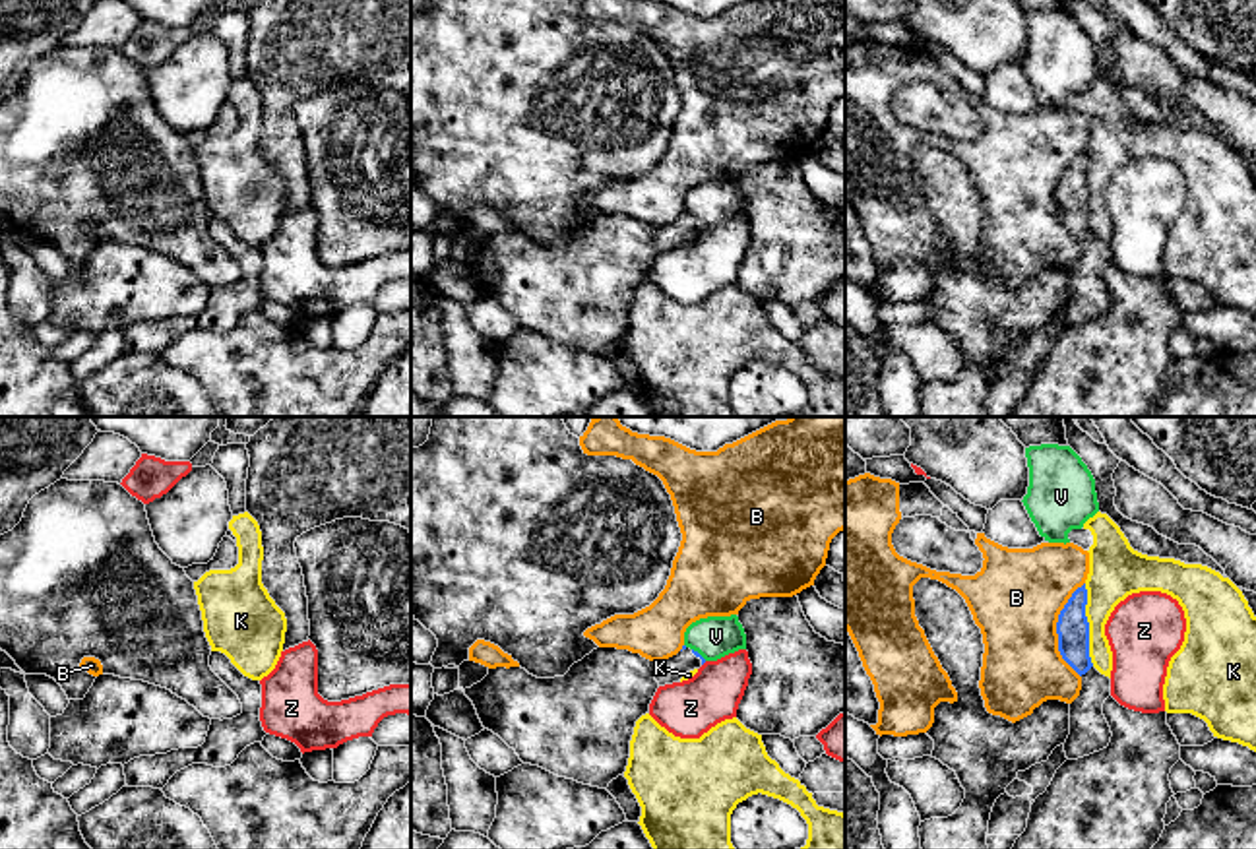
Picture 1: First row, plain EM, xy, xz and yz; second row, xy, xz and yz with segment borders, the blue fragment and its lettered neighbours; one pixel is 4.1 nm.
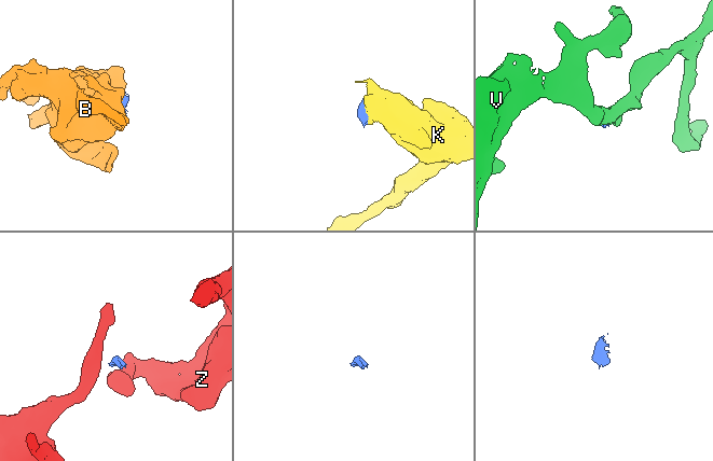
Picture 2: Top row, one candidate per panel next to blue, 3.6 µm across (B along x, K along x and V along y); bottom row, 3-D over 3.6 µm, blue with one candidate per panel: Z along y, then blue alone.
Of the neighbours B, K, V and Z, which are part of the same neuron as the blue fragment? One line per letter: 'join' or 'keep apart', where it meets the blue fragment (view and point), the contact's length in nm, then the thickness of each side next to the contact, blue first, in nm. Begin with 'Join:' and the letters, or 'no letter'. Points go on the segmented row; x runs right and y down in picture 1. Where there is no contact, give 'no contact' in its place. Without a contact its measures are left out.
Join: no letter
B: keep apart | yz (1057, 630) | 400 nm | 140/380 nm
K: keep apart | yz (1088, 625) | 340 nm | 140/220 nm
V: keep apart | xz (698, 654) | 80 nm | 20/180 nm
Z: keep apart | no contact

